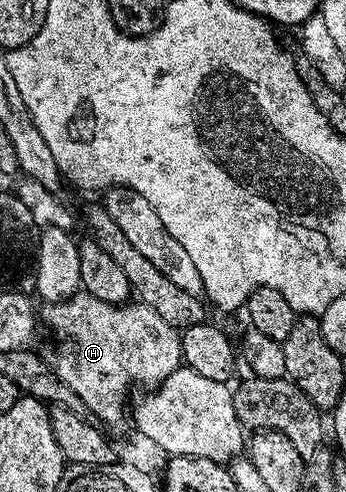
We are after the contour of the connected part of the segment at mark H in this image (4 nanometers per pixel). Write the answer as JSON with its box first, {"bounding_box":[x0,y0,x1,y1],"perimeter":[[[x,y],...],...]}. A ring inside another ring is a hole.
{"bounding_box":[51,292,182,427],"perimeter":[[[77,292],[51,310],[52,334],[60,341],[54,361],[56,375],[80,397],[85,411],[93,419],[101,418],[96,420],[105,427],[123,420],[124,401],[135,382],[155,388],[182,365],[181,331],[139,300],[115,306]]]}

